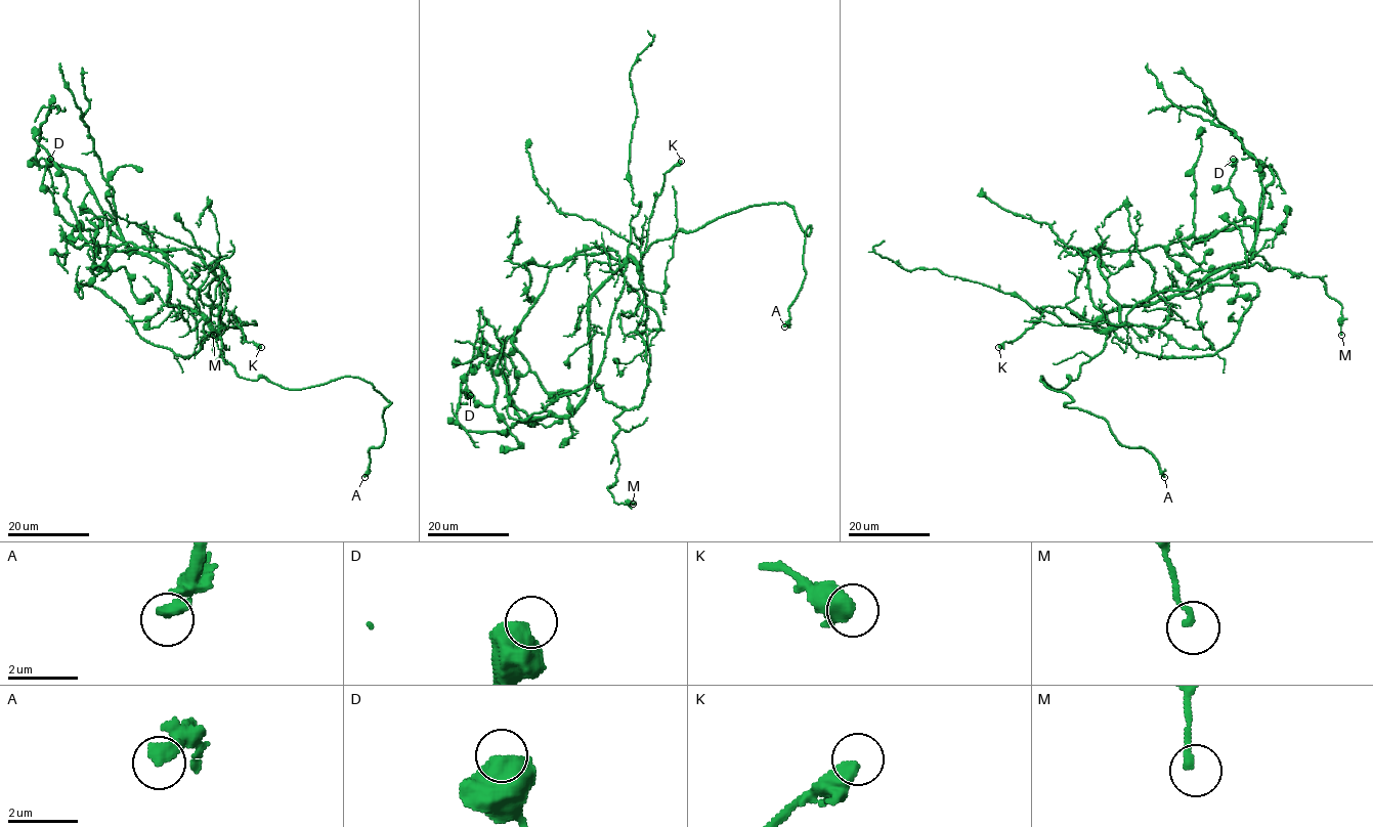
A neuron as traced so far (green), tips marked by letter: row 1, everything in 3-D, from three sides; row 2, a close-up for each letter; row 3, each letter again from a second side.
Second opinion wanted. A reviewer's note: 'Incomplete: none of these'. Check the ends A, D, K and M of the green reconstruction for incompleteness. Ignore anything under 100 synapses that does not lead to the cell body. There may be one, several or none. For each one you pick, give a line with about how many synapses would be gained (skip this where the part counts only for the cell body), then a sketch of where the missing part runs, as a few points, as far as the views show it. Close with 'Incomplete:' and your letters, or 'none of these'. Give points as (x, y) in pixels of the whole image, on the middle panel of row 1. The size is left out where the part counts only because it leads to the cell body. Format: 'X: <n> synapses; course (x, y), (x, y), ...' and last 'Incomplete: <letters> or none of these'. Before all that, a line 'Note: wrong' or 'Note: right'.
Note: wrong
A: course (784, 327), (776, 335), (774, 345)
Incomplete: A

